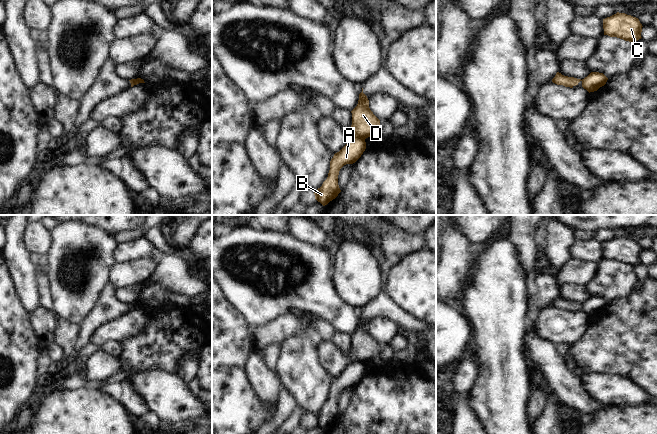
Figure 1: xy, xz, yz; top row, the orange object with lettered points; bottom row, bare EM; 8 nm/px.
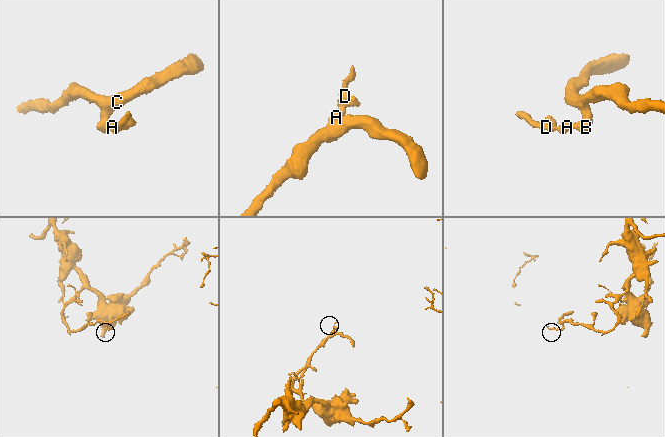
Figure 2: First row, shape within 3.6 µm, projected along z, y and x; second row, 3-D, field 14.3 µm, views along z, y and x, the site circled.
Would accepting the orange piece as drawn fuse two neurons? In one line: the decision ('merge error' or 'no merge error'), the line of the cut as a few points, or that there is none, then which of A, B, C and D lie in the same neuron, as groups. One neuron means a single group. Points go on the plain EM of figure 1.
merge error; cut xz (353, 360), (359, 360), (364, 363); groups A B C / D

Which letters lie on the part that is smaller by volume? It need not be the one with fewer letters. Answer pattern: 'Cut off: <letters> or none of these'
Cut off: D

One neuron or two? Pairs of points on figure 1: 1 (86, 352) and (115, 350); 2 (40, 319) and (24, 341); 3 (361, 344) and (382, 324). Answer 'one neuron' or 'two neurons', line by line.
1: one neuron
2: two neurons
3: two neurons

